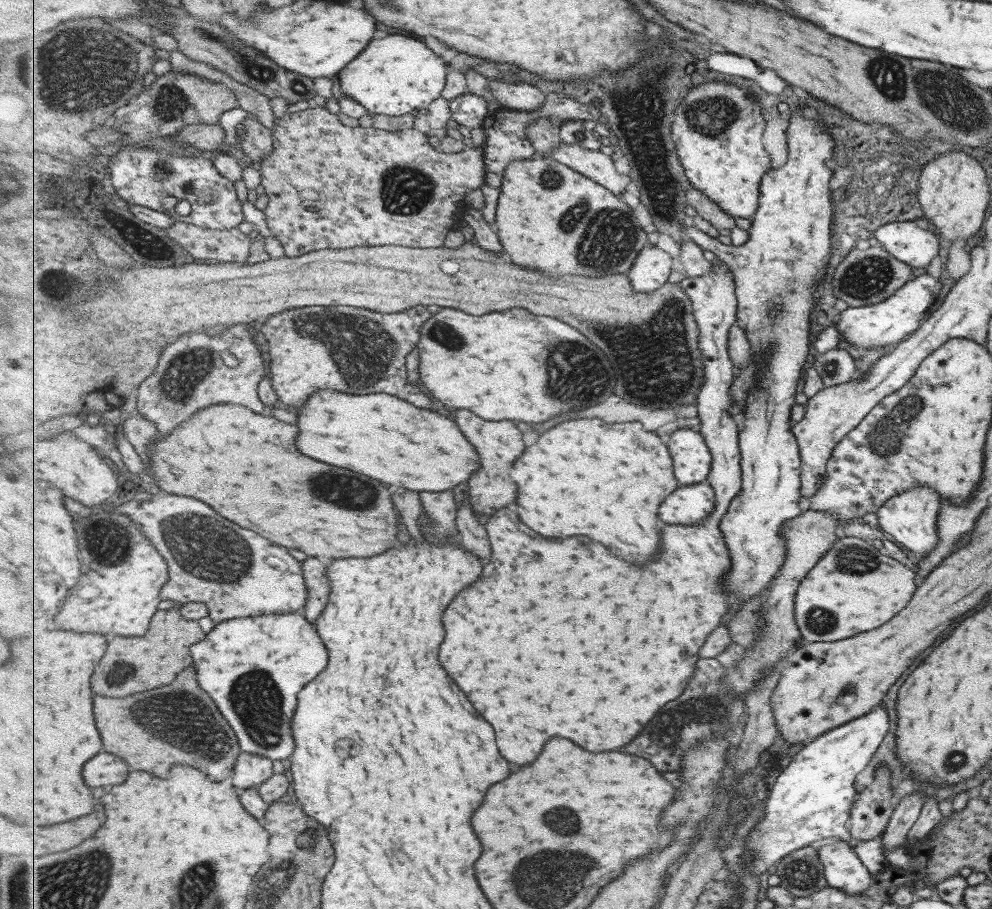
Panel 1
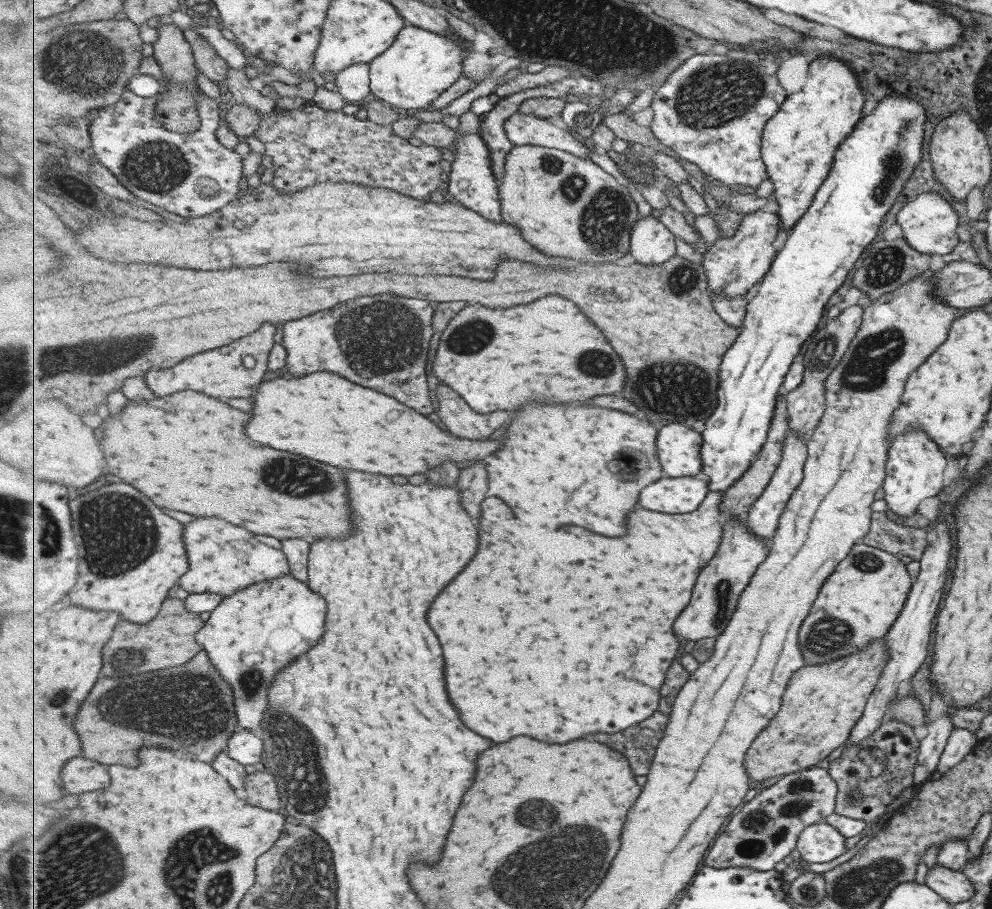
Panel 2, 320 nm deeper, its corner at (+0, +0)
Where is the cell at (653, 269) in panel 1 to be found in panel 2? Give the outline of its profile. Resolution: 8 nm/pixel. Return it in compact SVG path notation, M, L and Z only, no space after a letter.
M647 215L635 223L630 254L637 264L658 265L677 254L675 234L660 218Z

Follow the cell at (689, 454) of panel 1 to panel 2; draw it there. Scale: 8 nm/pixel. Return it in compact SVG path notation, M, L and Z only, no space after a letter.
M669 423L660 428L657 445L667 477L703 476L702 447L704 436L690 426Z

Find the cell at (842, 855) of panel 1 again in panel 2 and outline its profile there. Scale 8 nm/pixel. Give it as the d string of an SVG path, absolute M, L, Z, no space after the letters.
M822 821L801 830L796 849L799 859L811 864L827 863L843 854L845 838Z

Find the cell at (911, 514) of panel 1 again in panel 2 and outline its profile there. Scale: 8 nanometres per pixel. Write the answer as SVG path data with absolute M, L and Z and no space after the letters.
M911 427L892 440L887 451L881 486L884 492L882 499L887 509L898 516L911 516L921 500L931 498L943 490L946 458L939 451L935 441L932 441L919 427Z

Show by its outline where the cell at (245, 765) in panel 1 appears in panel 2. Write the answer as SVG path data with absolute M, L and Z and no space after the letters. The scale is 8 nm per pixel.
M249 729L233 733L227 748L228 753L241 764L261 767L264 764L264 740L261 735Z

